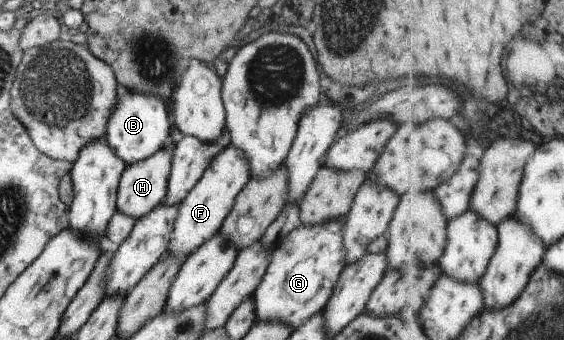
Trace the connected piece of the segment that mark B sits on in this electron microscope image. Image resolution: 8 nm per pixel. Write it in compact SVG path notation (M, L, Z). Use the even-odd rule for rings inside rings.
M120 85L117 86L115 104L103 135L106 143L126 166L156 153L165 144L164 139L171 140L175 136L167 105L160 96L128 90Z

